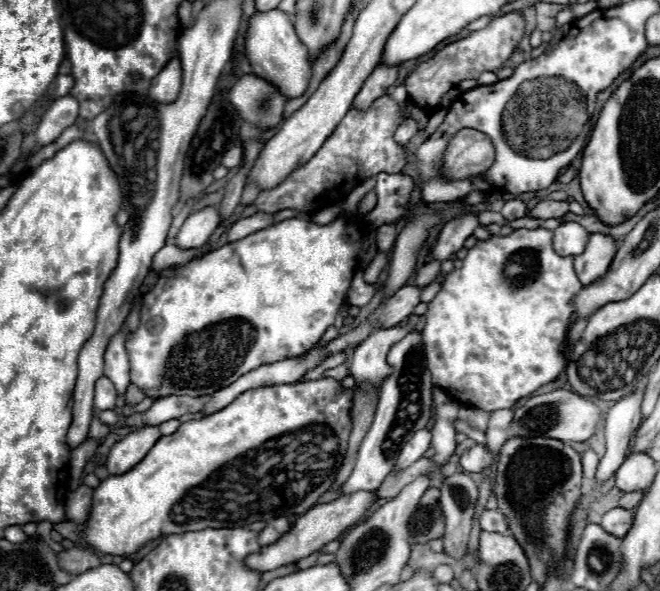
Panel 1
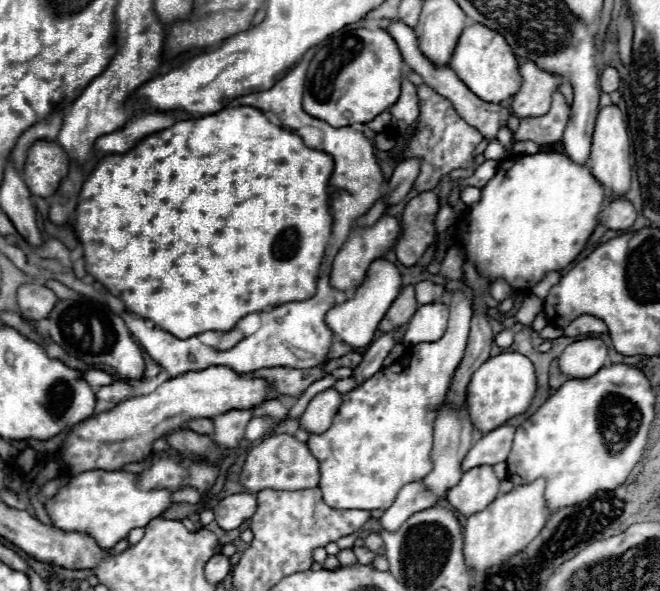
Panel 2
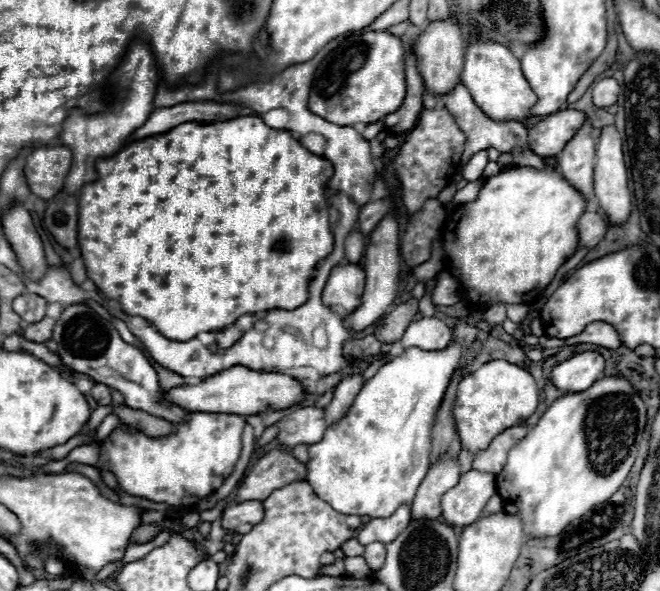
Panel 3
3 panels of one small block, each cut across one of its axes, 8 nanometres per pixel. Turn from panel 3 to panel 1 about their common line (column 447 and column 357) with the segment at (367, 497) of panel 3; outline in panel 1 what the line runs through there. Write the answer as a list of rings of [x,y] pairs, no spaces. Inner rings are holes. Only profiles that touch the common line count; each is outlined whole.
[[[386,328],[372,332],[352,354],[350,360],[350,376],[354,378],[356,386],[370,384],[380,390],[386,374],[390,374],[390,364],[386,362],[390,346],[400,342],[408,334],[408,328]]]

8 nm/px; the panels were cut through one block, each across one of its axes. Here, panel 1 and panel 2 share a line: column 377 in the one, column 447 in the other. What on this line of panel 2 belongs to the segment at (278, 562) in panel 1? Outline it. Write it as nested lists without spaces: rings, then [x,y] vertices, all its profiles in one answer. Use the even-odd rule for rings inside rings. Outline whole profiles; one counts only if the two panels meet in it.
[[[476,466],[462,474],[462,480],[448,490],[446,500],[452,506],[452,510],[460,512],[462,516],[472,516],[472,514],[484,510],[490,502],[494,502],[498,498],[498,494],[500,494],[500,480],[494,476],[492,466]]]

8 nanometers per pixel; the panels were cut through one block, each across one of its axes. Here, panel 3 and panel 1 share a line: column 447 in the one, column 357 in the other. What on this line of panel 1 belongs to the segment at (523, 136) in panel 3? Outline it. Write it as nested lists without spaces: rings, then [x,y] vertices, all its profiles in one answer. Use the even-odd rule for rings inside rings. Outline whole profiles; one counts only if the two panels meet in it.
[[[380,64],[380,66],[366,78],[366,82],[362,84],[360,92],[356,94],[352,106],[358,108],[358,110],[370,108],[372,102],[374,102],[376,98],[384,96],[386,90],[396,82],[398,70],[400,70],[400,66],[386,66],[386,64]]]

